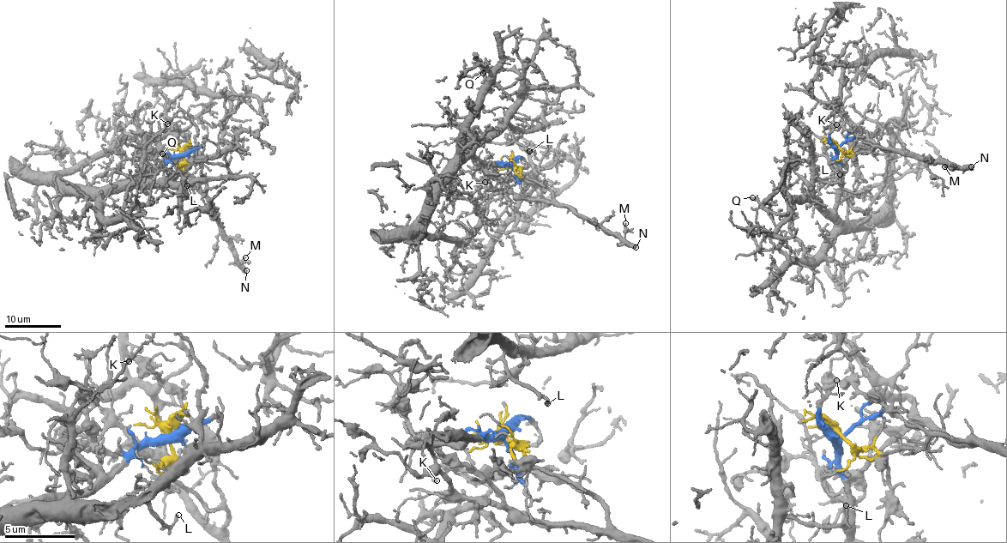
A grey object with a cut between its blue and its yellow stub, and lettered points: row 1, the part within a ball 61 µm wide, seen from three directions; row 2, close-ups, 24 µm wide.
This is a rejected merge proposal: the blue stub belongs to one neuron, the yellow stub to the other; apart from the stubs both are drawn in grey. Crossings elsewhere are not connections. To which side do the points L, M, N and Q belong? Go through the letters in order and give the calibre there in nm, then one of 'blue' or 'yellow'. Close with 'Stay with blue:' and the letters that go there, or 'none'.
L: calibre 140 nm; blue
M: calibre 130 nm; yellow
N: calibre 500 nm; yellow
Q: calibre 140 nm; blue
Stay with blue: L, Q

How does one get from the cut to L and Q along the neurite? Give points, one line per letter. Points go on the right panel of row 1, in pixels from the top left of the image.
L: (837, 147), (835, 155), (842, 184), (829, 212), (814, 195), (812, 186), (815, 179), (837, 181), (839, 174)
Q: (837, 147), (842, 184), (832, 211), (815, 201), (798, 199), (786, 214), (775, 213), (753, 197)

